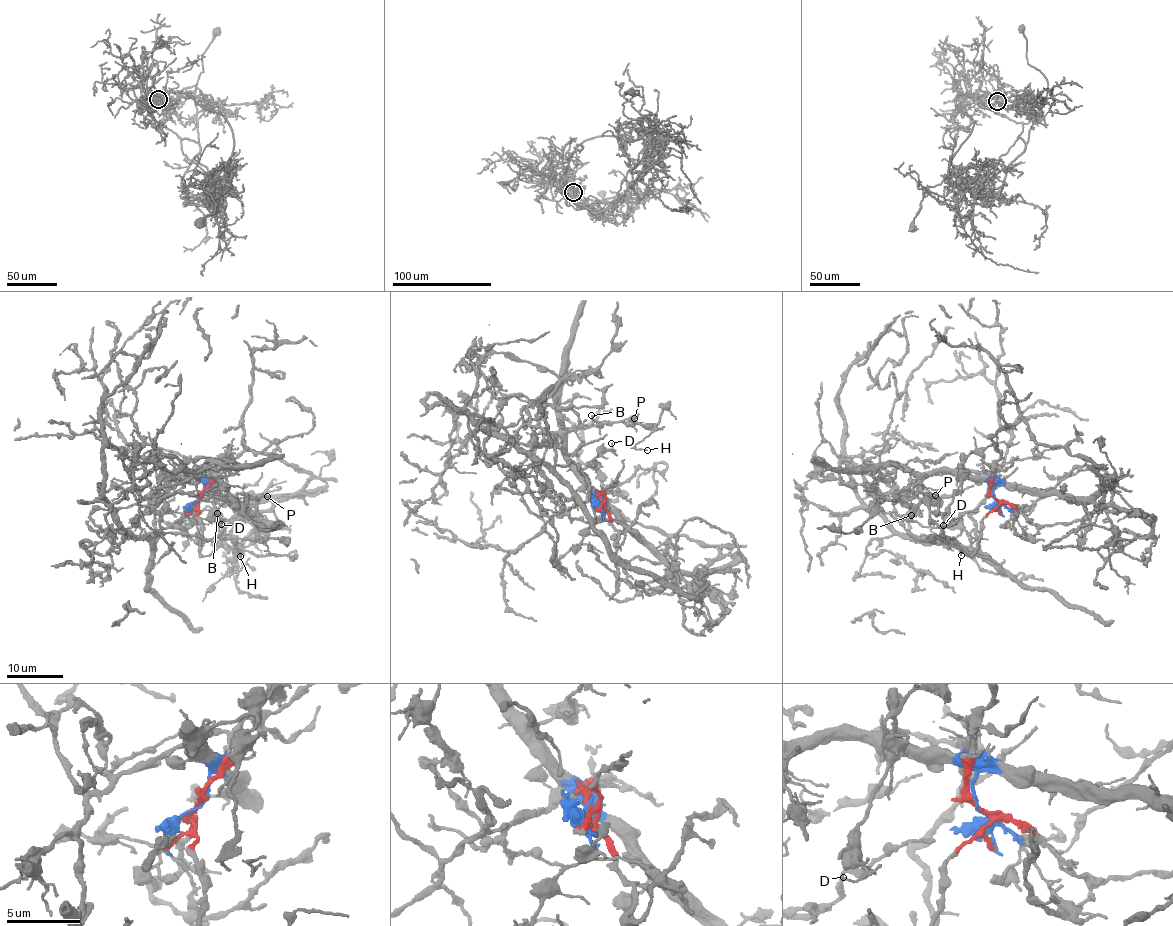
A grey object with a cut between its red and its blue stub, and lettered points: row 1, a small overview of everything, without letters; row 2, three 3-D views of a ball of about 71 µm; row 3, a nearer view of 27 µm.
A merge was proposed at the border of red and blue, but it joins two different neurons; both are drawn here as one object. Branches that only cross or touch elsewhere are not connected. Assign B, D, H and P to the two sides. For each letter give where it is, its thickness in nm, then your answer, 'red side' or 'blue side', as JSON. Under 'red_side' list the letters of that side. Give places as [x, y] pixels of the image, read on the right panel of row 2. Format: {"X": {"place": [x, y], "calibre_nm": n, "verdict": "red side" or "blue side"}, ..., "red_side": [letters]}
{"B": {"place": [911, 515], "calibre_nm": 140, "verdict": "blue side"}, "D": {"place": [943, 525], "calibre_nm": 120, "verdict": "blue side"}, "H": {"place": [961, 555], "calibre_nm": 120, "verdict": "blue side"}, "P": {"place": [935, 495], "calibre_nm": 100, "verdict": "blue side"}, "red_side": []}

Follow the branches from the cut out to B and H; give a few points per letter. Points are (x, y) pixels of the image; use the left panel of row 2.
B: (199, 499), (203, 485), (195, 471), (200, 470), (201, 477), (225, 497), (217, 513)
H: (199, 499), (204, 486), (195, 471), (200, 470), (201, 477), (253, 521), (259, 539), (237, 539), (240, 557)

